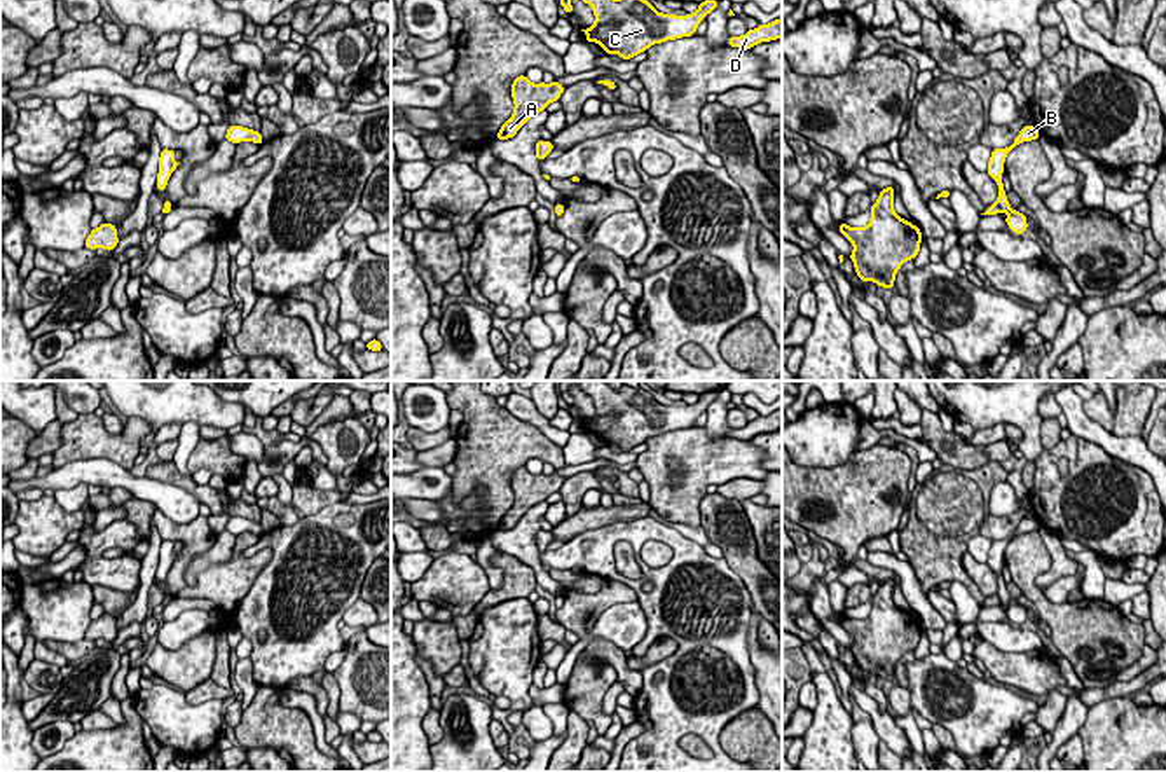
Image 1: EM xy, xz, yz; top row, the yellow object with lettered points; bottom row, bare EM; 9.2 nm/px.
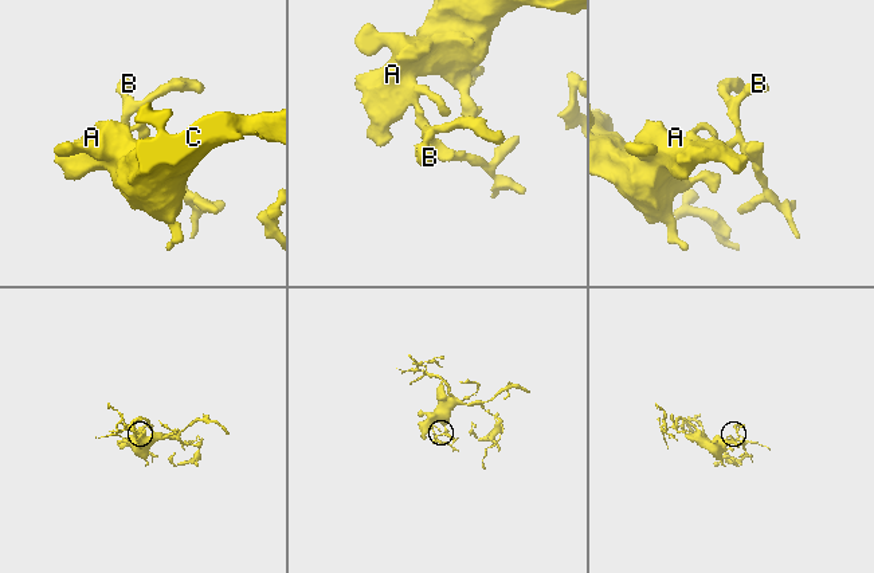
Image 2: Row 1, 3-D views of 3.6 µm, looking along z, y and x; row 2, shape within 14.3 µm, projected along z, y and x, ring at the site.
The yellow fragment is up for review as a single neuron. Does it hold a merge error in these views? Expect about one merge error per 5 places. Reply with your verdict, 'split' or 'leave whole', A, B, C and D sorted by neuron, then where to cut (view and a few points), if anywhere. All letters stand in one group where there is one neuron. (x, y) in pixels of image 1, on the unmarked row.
split; A C D / B; cut in yz along (995, 594), (1001, 601)

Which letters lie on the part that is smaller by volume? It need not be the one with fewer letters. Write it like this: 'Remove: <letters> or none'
Remove: B

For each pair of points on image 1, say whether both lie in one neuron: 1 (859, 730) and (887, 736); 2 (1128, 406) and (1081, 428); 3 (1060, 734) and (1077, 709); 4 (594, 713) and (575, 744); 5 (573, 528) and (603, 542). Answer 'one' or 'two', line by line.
1: two
2: two
3: one
4: two
5: two

